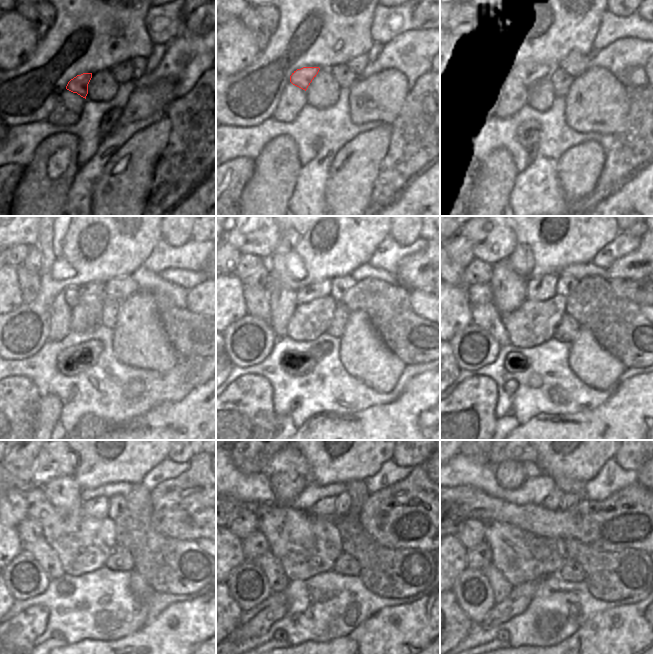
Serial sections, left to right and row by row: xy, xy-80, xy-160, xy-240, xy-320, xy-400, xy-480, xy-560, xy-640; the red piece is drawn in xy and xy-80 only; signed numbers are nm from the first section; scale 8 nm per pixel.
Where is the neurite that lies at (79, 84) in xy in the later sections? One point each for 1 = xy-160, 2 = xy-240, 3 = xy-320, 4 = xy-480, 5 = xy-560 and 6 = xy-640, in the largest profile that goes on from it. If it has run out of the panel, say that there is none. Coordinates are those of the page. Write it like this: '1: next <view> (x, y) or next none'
1: next xy-160 (528, 76)
2: next xy-240 (73, 295)
3: next xy-320 (308, 293)
4: next xy-480 (98, 507)
5: next xy-560 (325, 507)
6: next xy-640 (553, 500)

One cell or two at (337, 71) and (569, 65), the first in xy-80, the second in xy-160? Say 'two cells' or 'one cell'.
two cells

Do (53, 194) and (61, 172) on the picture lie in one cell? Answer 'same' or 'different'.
same

